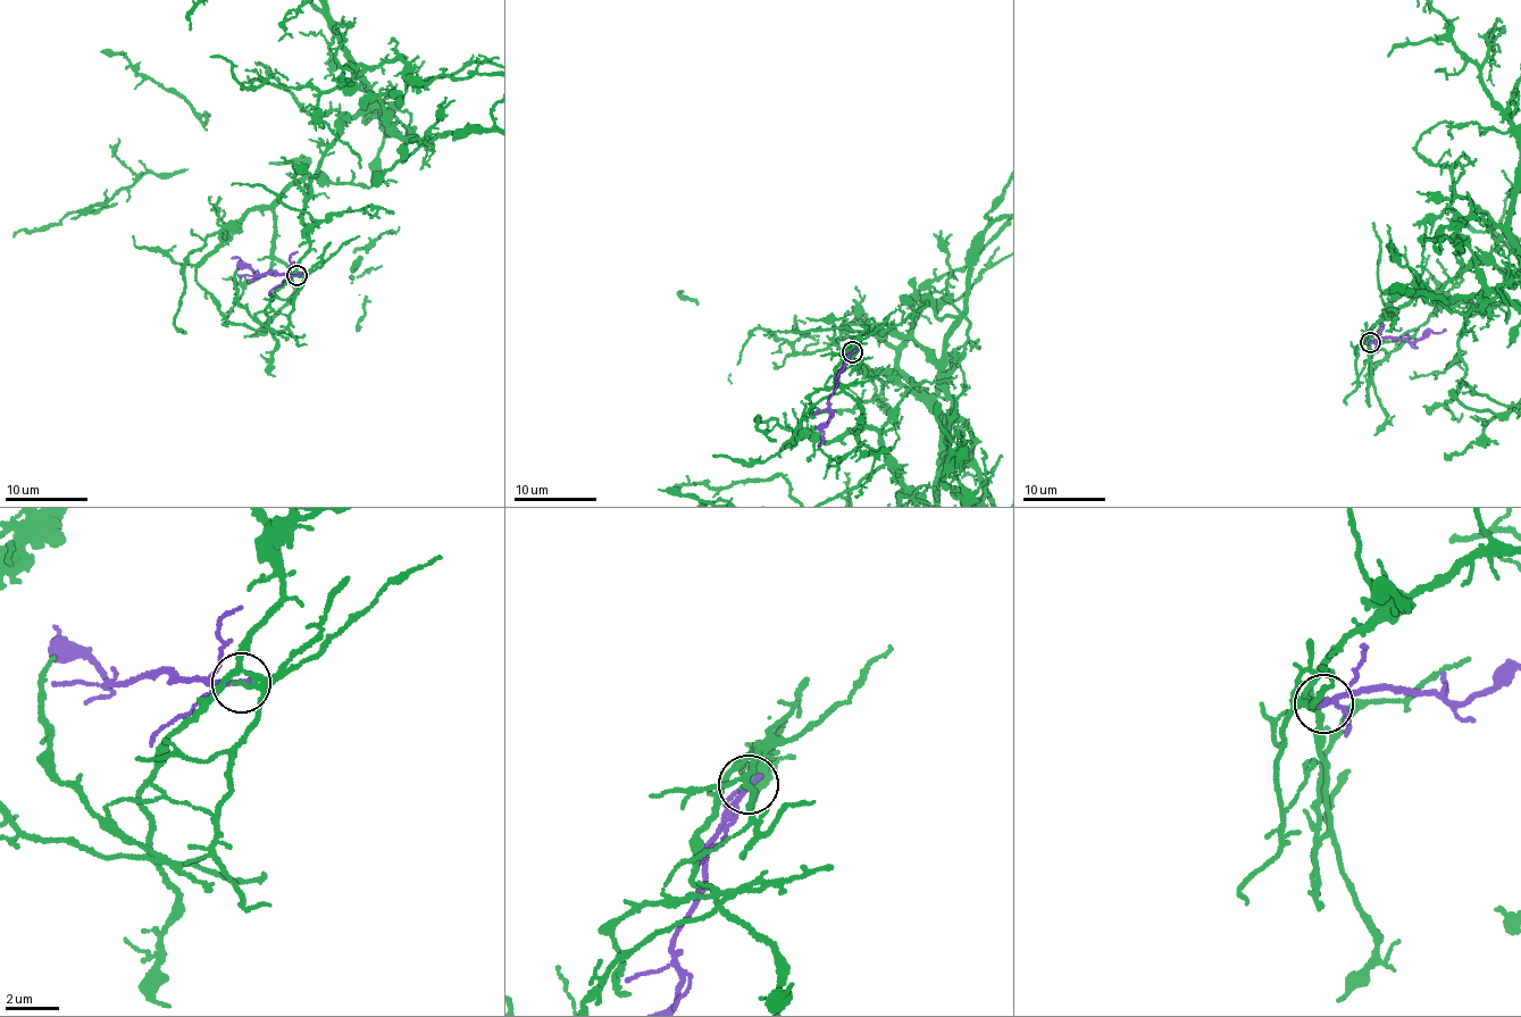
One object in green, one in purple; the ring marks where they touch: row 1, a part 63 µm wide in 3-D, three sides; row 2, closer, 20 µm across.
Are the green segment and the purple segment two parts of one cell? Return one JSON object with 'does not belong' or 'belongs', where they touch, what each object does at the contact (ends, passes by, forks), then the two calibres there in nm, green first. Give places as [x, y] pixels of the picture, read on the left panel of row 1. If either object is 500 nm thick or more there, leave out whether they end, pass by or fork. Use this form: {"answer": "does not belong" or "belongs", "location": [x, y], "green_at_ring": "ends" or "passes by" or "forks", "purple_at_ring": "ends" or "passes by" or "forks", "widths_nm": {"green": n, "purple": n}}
{"answer": "does not belong", "location": [297, 275], "green_at_ring": "ends", "purple_at_ring": "passes by", "widths_nm": {"green": 160, "purple": 180}}

